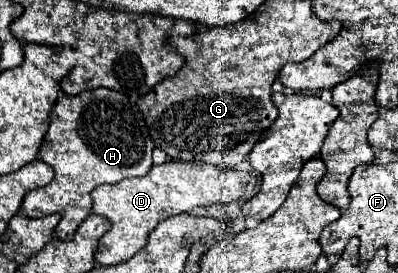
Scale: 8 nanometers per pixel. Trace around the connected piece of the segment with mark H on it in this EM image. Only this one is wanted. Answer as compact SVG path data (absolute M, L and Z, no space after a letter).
M96 88L94 92L88 90L78 96L62 96L50 112L50 128L40 148L40 158L54 168L54 180L44 188L30 190L22 200L20 212L30 218L42 218L60 212L62 218L54 232L60 240L70 240L80 222L90 214L90 192L100 184L116 184L126 178L148 174L152 168L152 150L154 144L144 124L142 112L130 104L124 94L110 88Z

